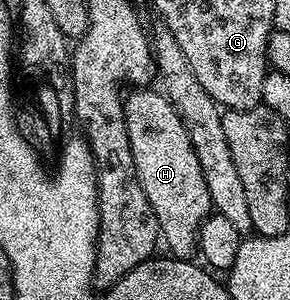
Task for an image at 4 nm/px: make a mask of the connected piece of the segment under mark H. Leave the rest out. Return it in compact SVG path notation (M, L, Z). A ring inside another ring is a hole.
M151 88L132 89L135 91L128 93L123 103L137 180L149 204L153 204L161 242L171 249L170 257L190 259L197 250L199 226L213 210L209 188L181 116L164 93L147 89Z

